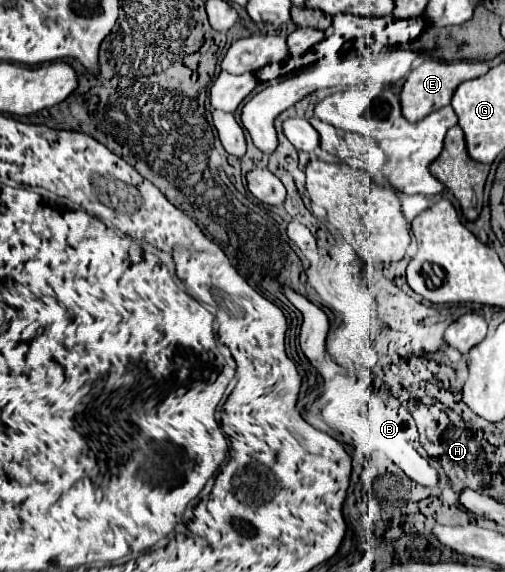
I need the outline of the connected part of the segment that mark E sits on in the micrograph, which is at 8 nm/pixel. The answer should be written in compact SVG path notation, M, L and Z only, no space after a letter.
M425 60L419 64L415 70L409 72L403 90L401 90L401 106L403 106L403 116L409 122L419 122L431 112L451 104L451 96L455 88L471 78L479 78L489 70L485 62L439 62L439 60Z

